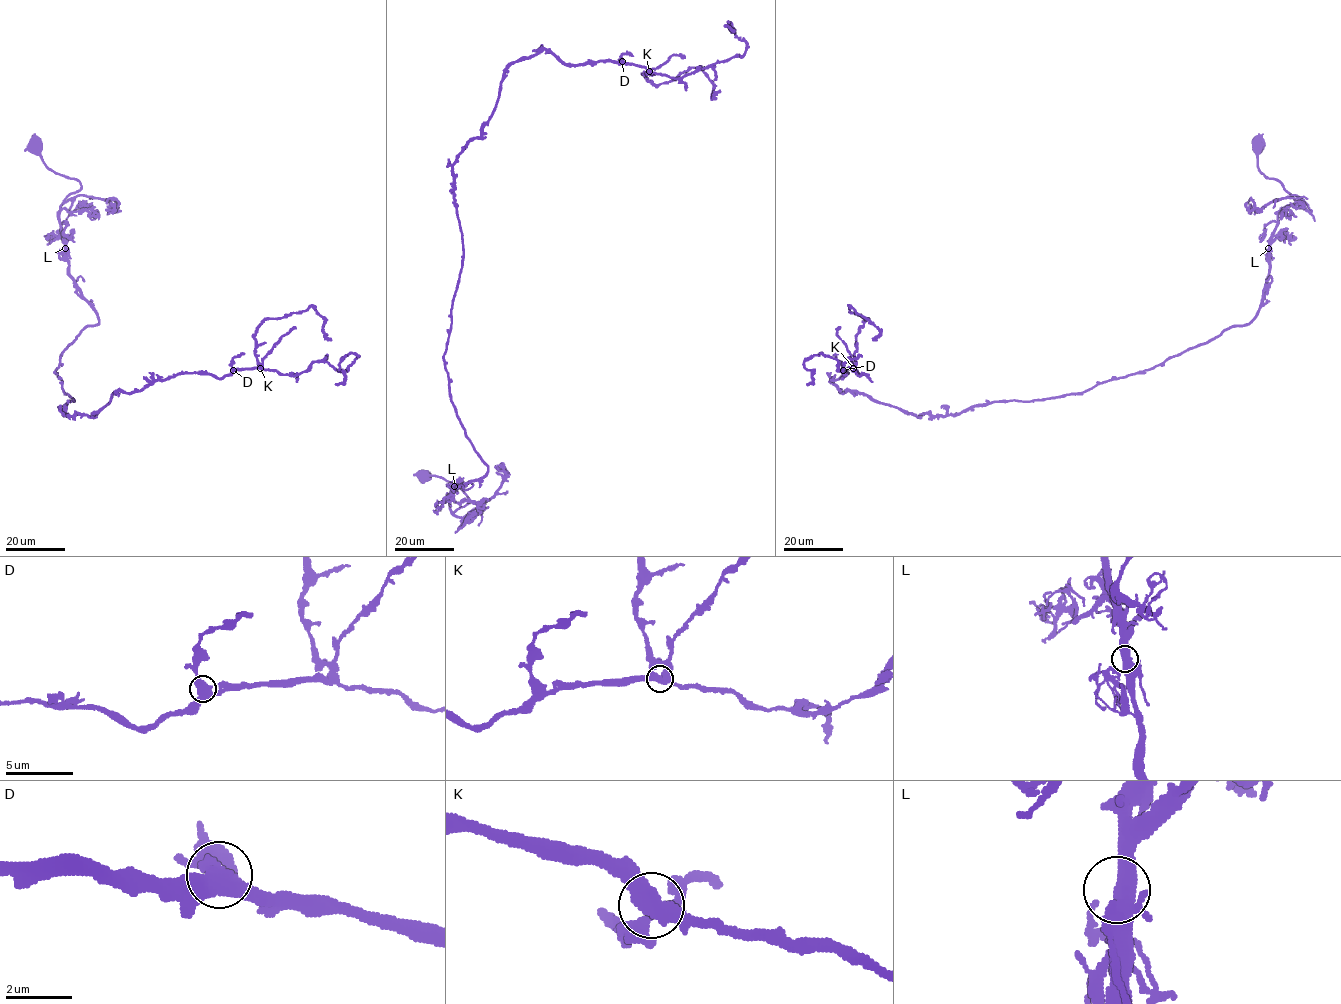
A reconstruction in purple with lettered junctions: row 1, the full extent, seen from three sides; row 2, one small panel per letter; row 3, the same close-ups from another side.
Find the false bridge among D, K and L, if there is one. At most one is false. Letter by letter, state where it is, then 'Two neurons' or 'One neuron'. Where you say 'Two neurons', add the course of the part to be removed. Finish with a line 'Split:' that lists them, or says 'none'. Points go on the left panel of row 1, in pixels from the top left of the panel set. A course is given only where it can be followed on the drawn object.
D: Place: (233, 370). One neuron
K: Place: (260, 368). One neuron
L: Place: (65, 248). One neuron
Split: none

